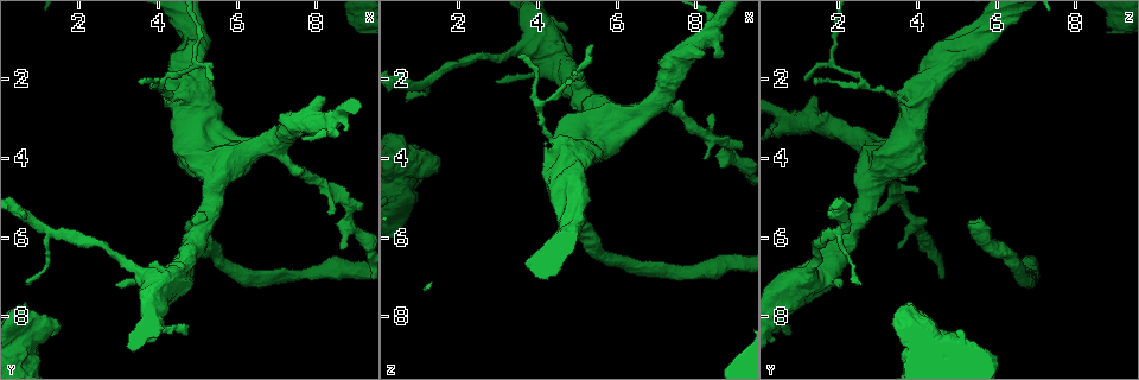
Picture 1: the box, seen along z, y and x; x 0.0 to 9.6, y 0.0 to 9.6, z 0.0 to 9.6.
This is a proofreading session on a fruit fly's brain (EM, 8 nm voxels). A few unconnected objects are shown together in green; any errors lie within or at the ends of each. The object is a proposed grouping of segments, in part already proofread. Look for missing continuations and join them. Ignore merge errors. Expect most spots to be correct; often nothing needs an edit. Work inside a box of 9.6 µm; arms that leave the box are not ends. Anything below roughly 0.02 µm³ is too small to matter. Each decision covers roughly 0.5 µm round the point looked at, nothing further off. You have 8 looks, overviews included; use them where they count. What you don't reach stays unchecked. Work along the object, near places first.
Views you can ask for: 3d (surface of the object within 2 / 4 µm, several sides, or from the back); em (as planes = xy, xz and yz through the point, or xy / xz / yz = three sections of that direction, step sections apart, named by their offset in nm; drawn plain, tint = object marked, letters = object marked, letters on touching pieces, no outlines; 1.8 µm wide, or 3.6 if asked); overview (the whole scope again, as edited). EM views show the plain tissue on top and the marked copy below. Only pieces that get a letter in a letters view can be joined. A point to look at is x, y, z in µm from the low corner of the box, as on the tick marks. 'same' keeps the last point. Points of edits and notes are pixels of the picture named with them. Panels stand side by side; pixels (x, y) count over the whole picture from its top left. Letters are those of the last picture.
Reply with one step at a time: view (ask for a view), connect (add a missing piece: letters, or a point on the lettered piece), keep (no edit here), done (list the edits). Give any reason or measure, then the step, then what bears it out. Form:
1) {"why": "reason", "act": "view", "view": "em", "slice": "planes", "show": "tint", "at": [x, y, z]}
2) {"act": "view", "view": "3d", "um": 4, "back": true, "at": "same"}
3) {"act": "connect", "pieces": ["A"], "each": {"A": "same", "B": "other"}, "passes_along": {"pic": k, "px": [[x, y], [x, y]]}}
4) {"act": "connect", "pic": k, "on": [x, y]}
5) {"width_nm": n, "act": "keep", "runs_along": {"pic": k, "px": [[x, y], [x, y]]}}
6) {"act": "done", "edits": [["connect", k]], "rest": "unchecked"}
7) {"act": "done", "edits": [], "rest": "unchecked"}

{"why": "free end", "act": "view", "view": "3d", "um": 2, "at": [8.60, 6.35, 3.55]}

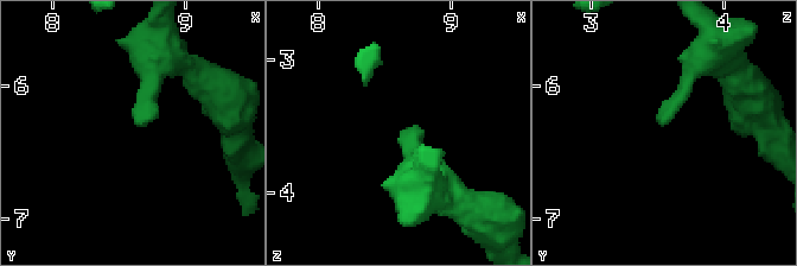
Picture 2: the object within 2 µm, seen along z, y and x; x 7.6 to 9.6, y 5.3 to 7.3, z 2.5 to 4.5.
{"why": "now the EM", "act": "view", "view": "em", "slice": "planes", "show": "letters", "at": [8.66, 6.32, 3.52]}

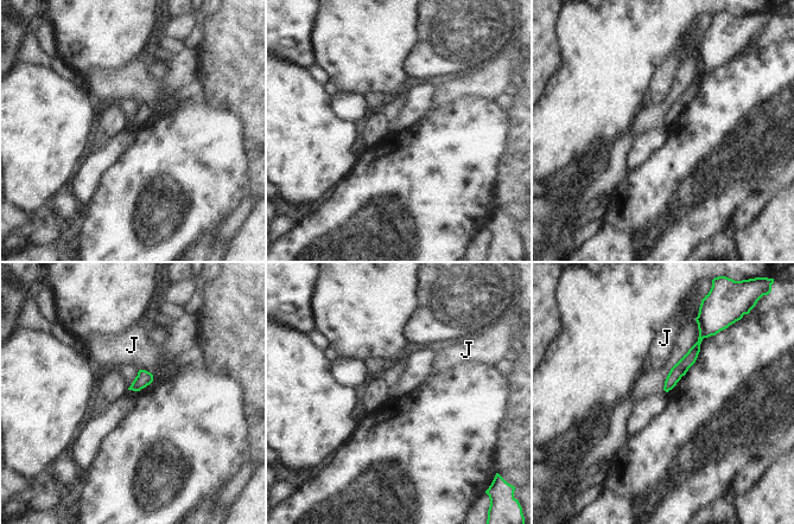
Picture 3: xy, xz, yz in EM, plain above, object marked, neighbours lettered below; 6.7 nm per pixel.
{"act": "keep", "each": {"J": "other"}, "runs_along": {"pic": 3, "px": [[702, 334], [691, 357], [667, 387]]}, "found": "no lettered piece goes on from it"}

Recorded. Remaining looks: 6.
{"why": "tapers out", "act": "view", "view": "em", "um": 3.6, "slice": "yz", "step": 16, "show": "tint", "at": [5.45, 2.00, 1.15]}

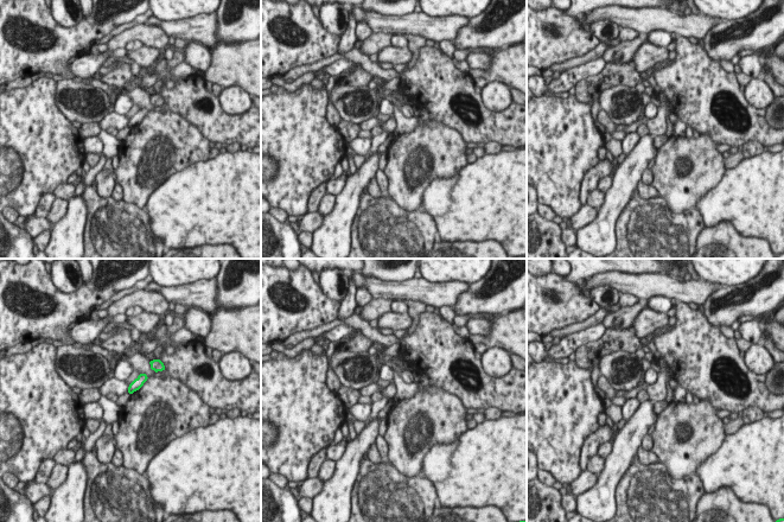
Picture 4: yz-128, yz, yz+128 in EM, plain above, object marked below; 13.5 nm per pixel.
{"act": "view", "view": "em", "um": 3.6, "slice": "planes", "show": "letters", "at": "same"}

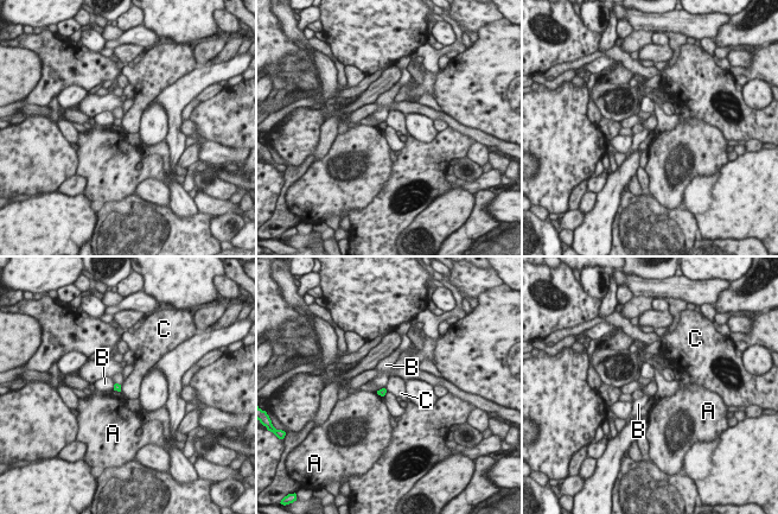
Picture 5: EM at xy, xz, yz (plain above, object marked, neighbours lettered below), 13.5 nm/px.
{"act": "keep", "each": {"A": "other", "B": "other", "C": "other"}, "found": "none of them fits"}

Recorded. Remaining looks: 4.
{"why": "thick end", "act": "view", "view": "3d", "um": 2, "at": [4.80, 5.50, 5.55]}

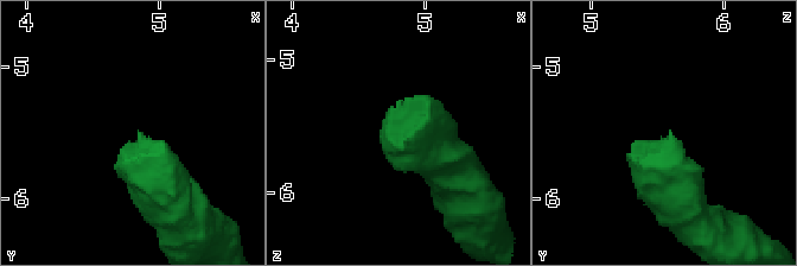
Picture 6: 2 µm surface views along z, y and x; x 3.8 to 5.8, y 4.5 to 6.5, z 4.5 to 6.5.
{"act": "view", "view": "em", "slice": "planes", "show": "letters", "at": [4.82, 5.50, 5.60]}

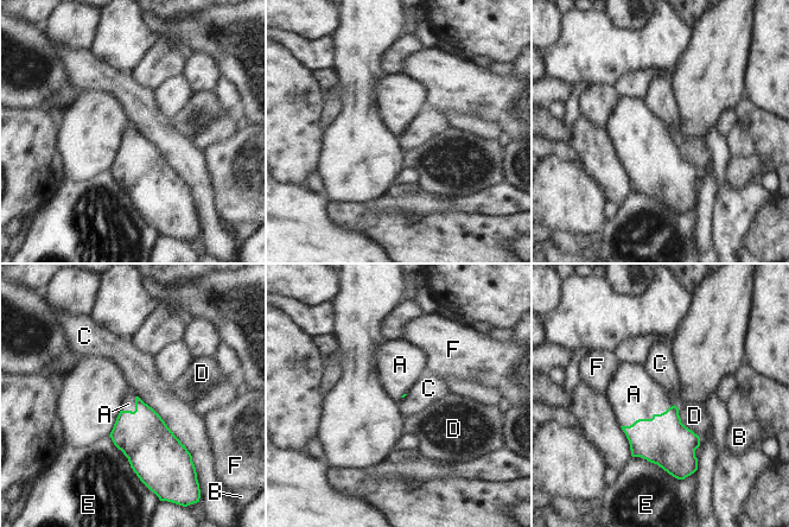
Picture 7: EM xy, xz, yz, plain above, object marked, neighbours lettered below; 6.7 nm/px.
{"act": "connect", "pieces": ["A"], "each": {"A": "same", "B": "other", "C": "other", "D": "other", "E": "other", "F": "other"}, "found": "it goes on there"}

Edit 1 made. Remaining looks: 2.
{"why": "see it whole again", "act": "view", "view": "overview"}

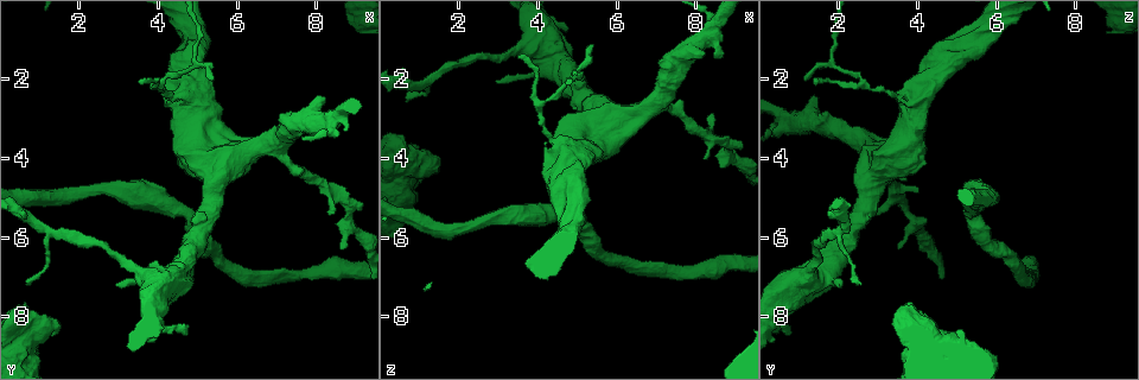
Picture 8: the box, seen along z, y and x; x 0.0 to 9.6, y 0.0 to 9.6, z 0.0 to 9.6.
{"why": "an open end", "act": "view", "view": "em", "slice": "planes", "show": "letters", "at": [4.75, 8.20, 0.70]}

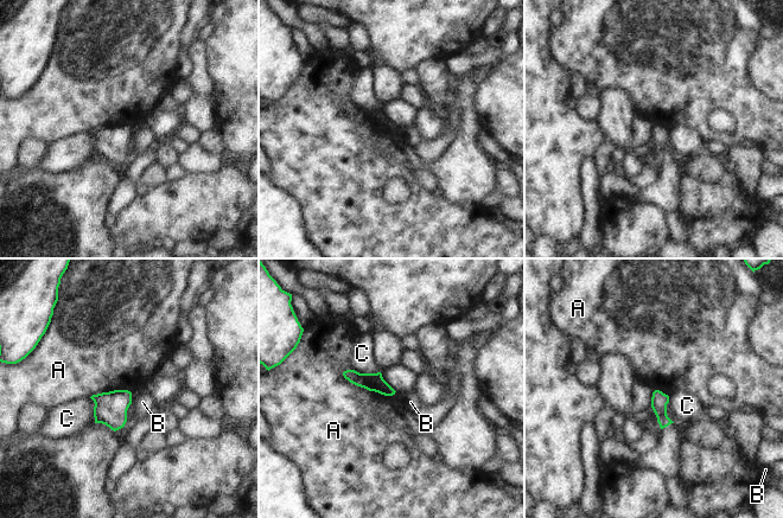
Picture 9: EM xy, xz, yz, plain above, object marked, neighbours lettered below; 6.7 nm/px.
{"width_nm": 110, "longest_contact_nm": ["A", 400], "act": "keep", "each": {"A": "other", "B": "other", "C": "other"}, "found": "none of them fits"}

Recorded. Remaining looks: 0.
{"act": "done", "edits": [["connect", 7]], "rest": "unchecked"}

